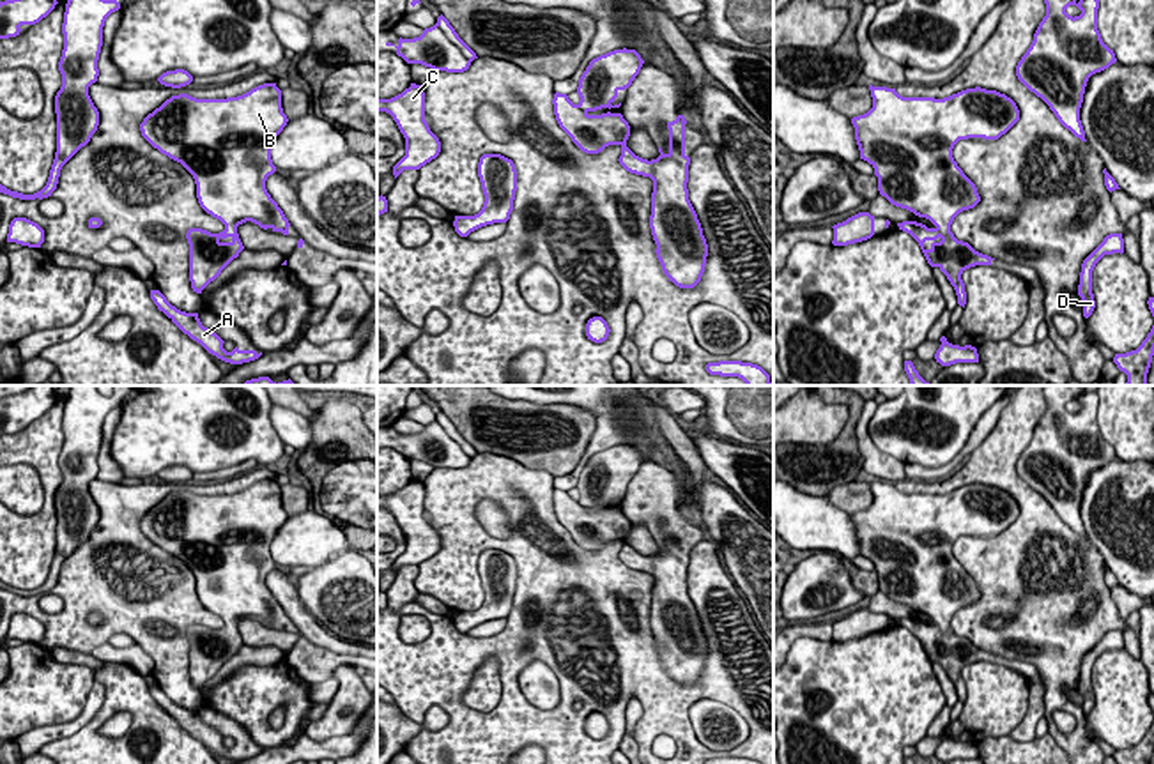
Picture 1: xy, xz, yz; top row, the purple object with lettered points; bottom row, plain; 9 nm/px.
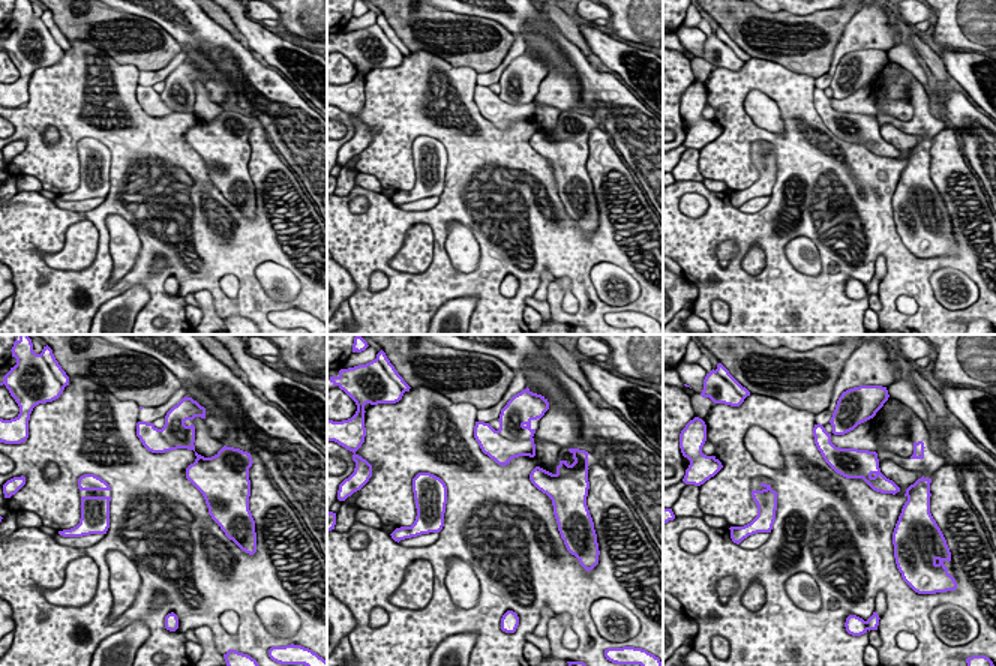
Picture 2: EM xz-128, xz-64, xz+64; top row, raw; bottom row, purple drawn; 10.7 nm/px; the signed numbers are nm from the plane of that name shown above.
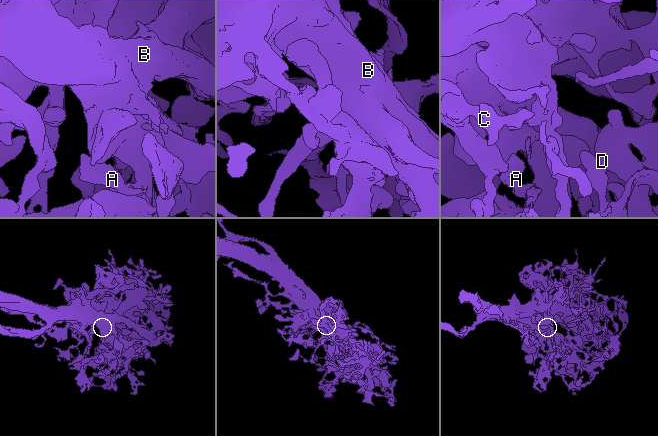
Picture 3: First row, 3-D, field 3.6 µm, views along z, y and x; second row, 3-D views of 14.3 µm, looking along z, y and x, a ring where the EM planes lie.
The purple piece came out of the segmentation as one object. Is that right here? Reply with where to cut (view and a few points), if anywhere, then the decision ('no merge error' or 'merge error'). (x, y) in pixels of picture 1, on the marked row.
no cut; no merge error

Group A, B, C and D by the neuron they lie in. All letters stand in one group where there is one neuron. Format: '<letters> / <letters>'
A B C D

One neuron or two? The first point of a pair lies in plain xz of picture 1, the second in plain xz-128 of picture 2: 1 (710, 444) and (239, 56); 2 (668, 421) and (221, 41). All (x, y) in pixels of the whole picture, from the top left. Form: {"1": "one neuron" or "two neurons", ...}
{"1": "two neurons", "2": "two neurons"}

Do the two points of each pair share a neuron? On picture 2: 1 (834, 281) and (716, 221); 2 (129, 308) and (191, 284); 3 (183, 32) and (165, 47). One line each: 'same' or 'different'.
1: same
2: different
3: different

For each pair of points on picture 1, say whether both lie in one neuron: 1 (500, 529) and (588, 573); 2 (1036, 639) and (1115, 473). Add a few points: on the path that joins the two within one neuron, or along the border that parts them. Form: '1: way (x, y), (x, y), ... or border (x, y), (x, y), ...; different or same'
1: border (485, 497), (503, 508), (508, 538); different
2: border (1085, 538), (1105, 563); different

